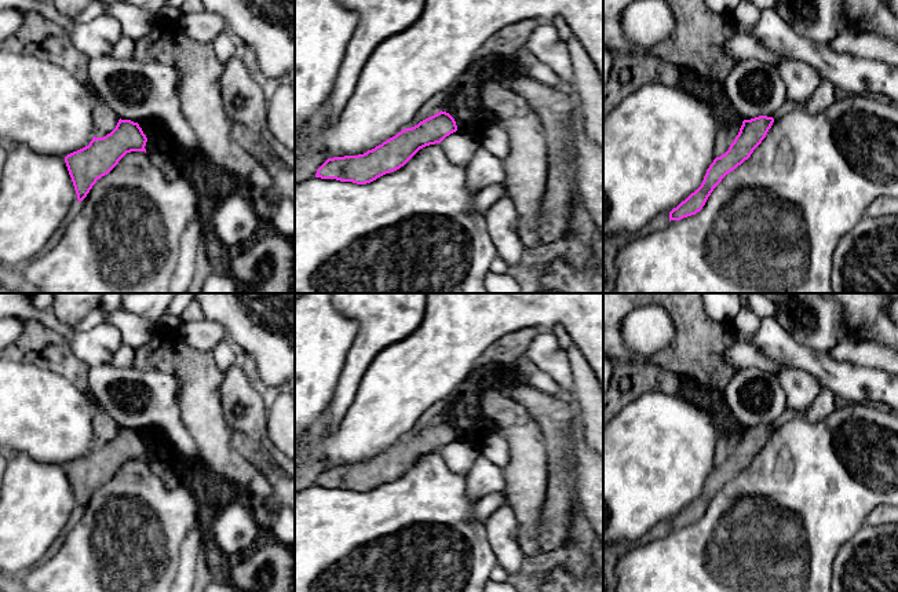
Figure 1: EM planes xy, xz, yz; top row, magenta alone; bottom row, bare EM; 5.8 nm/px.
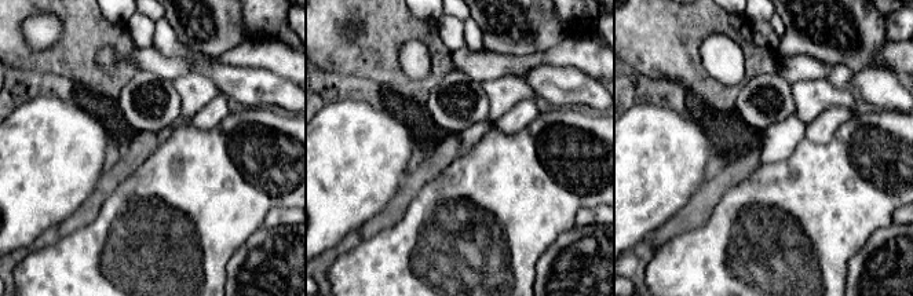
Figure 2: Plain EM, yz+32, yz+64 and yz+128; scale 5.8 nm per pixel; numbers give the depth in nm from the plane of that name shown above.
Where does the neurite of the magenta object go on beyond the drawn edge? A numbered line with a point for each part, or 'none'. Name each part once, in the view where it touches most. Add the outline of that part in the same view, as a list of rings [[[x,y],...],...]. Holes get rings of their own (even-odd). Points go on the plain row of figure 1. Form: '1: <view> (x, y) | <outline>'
none

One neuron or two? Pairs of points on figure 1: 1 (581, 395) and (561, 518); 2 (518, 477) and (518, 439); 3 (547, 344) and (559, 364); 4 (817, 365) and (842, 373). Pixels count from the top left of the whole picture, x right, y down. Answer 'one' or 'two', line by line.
1: two
2: one
3: one
4: one

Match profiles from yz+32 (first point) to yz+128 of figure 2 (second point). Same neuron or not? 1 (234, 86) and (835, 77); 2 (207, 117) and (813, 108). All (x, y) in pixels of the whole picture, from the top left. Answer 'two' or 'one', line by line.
1: two
2: two

